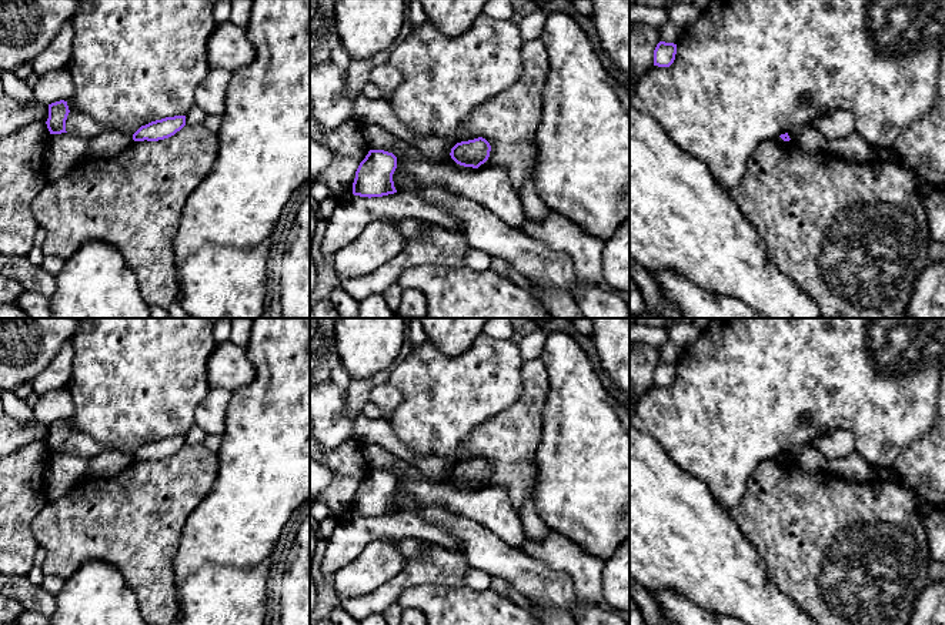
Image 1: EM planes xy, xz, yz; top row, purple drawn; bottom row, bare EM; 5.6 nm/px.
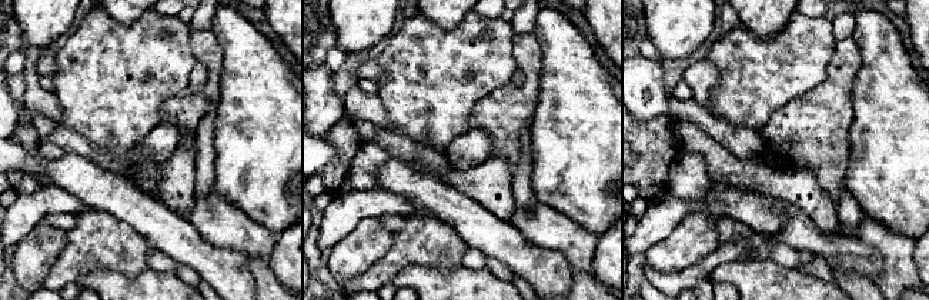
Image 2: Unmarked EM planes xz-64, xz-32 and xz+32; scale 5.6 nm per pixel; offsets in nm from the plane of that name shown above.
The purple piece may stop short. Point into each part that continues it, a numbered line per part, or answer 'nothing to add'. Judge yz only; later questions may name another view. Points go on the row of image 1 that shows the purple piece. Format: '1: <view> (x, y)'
nothing to add

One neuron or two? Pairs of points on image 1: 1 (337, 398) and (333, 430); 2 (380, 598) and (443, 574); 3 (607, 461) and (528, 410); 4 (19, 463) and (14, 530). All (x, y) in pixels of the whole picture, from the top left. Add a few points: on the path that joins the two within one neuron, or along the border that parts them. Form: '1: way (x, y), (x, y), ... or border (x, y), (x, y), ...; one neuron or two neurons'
1: way (334, 405), (333, 423); one neuron
2: way (396, 587), (413, 574), (427, 574); one neuron
3: border (550, 385), (543, 407), (541, 440), (536, 451); two neurons
4: way (17, 480), (14, 484), (14, 512); one neuron

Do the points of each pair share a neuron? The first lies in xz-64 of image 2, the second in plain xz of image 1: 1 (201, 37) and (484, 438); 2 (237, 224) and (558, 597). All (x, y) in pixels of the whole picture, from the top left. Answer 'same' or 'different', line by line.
1: same
2: different

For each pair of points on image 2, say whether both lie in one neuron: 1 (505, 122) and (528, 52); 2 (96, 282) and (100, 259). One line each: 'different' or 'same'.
1: same
2: different

